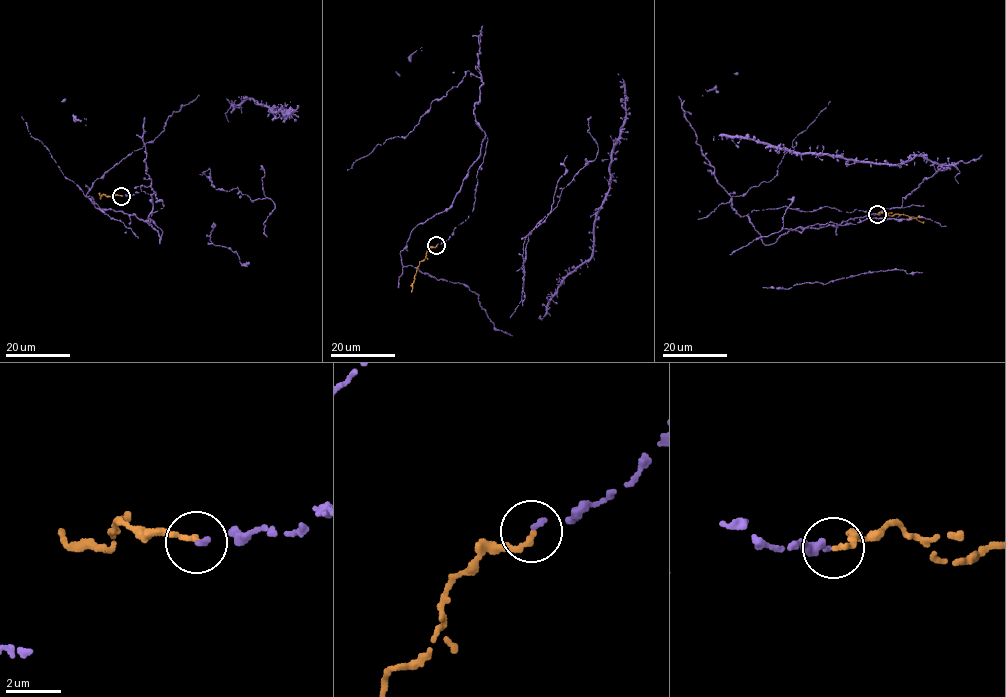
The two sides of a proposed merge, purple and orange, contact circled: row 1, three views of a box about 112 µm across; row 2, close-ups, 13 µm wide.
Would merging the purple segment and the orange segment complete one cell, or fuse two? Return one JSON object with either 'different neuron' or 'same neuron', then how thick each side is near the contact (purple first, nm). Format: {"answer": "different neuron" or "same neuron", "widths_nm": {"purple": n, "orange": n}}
{"answer": "same neuron", "widths_nm": {"purple": 160, "orange": 200}}

